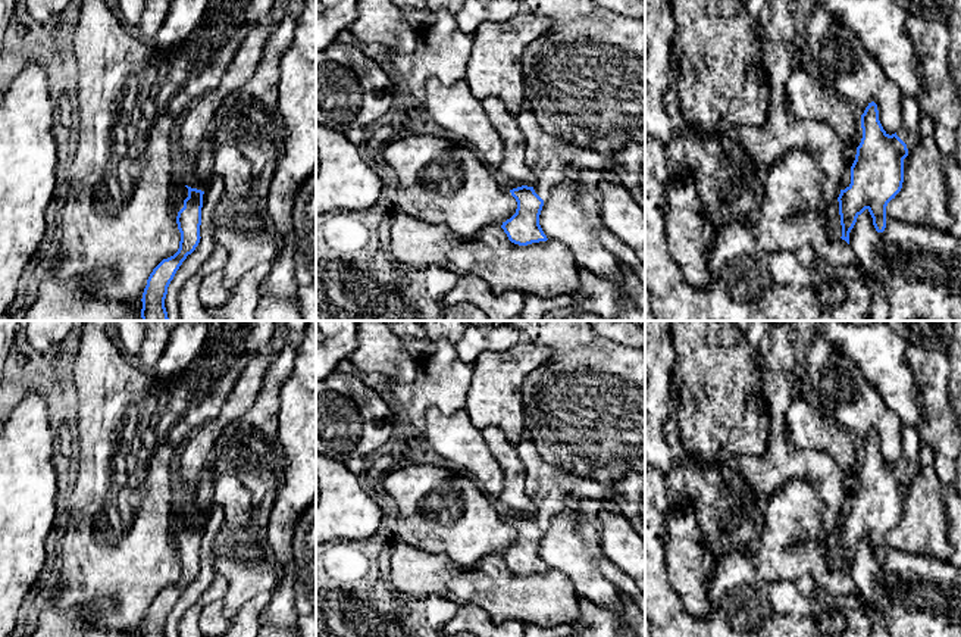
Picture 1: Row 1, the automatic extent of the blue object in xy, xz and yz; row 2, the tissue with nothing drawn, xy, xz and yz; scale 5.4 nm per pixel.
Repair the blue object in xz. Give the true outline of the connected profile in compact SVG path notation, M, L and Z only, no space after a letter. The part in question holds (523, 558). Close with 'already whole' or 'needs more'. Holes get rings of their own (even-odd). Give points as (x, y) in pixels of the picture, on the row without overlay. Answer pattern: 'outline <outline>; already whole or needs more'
outline M528 515L513 518L510 522L517 531L517 538L501 555L508 569L519 575L547 571L548 568L539 555L544 530L535 522L533 516Z; already whole

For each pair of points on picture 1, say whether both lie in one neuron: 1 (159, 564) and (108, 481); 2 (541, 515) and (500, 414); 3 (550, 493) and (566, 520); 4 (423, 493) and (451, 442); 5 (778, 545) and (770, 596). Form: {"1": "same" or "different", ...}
{"1": "same", "2": "different", "3": "different", "4": "different", "5": "different"}

